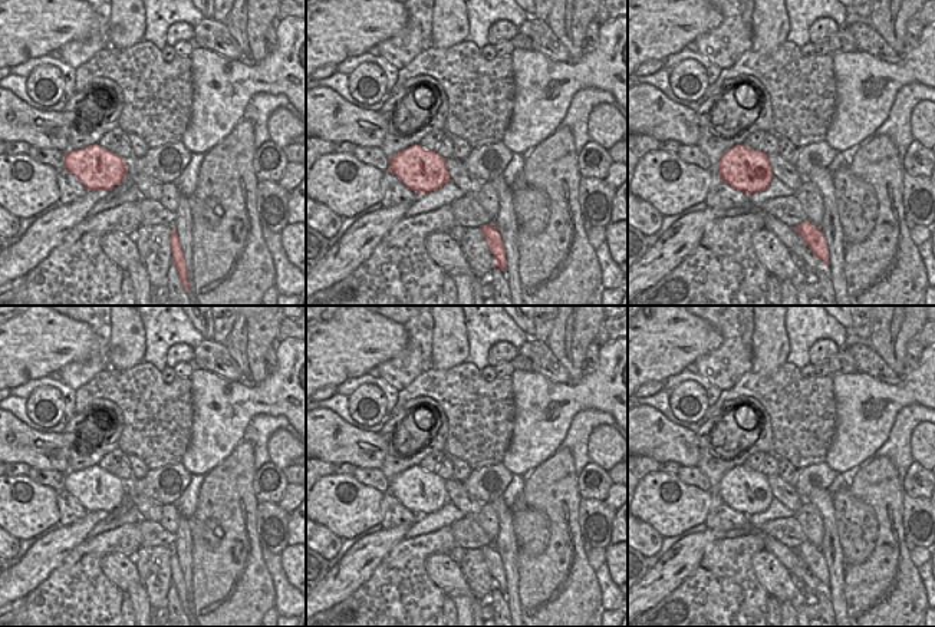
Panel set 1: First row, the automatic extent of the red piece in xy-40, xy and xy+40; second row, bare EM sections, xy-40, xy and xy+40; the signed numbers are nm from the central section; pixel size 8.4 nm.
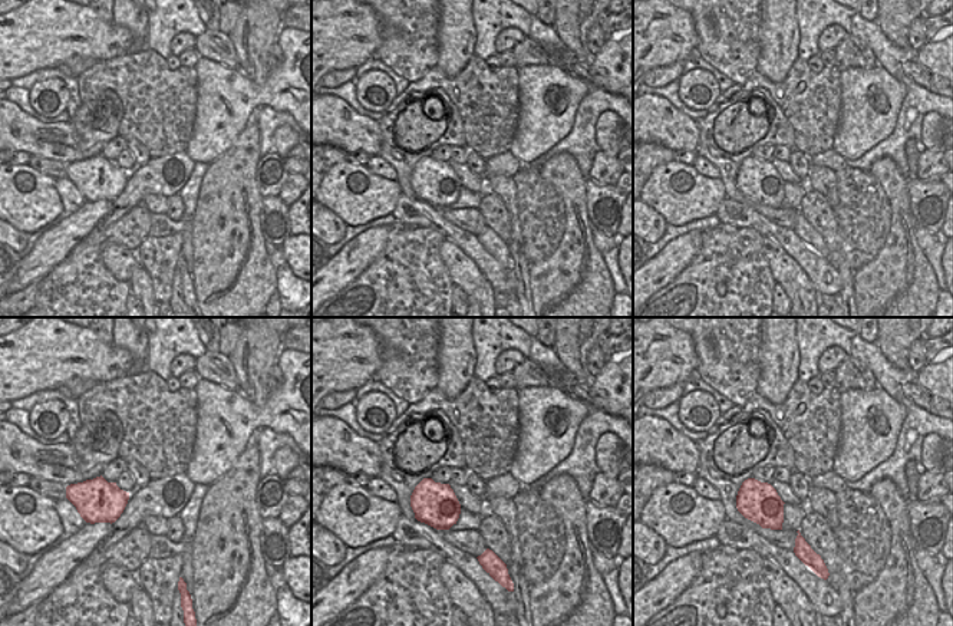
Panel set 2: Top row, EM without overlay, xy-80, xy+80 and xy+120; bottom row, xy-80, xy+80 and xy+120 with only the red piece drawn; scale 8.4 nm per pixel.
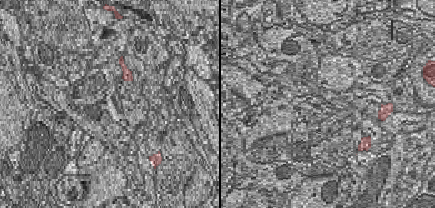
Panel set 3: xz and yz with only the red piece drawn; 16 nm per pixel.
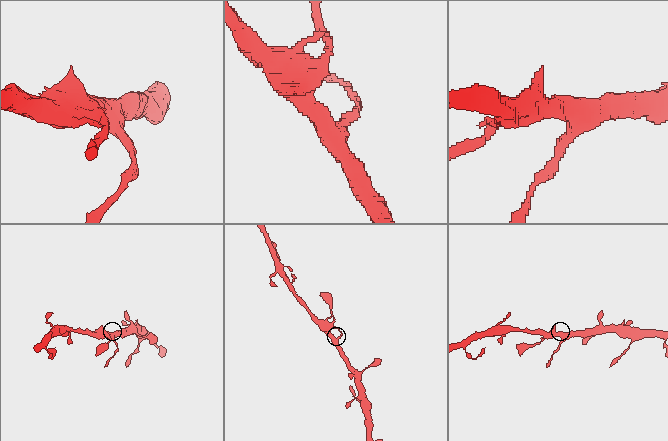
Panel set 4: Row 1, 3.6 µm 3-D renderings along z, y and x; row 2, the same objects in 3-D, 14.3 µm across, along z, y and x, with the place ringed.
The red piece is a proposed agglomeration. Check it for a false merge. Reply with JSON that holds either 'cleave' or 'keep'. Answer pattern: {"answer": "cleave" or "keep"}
{"answer": "cleave"}

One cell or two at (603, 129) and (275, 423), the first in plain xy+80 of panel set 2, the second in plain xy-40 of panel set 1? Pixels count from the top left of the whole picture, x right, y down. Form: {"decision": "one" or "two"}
{"decision": "two"}

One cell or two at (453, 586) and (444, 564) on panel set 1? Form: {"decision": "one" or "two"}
{"decision": "one"}

